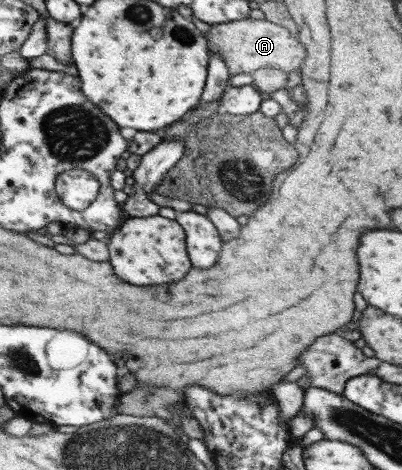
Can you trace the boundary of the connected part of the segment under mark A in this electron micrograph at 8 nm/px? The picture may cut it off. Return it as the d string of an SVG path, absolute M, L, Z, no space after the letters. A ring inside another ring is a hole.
M243 19L228 23L208 24L208 34L206 38L209 40L209 53L217 54L224 62L229 76L238 74L250 74L261 68L269 68L272 70L280 70L287 74L299 71L303 58L306 57L303 45L298 42L296 35L284 29L280 24L274 23L274 19Z

